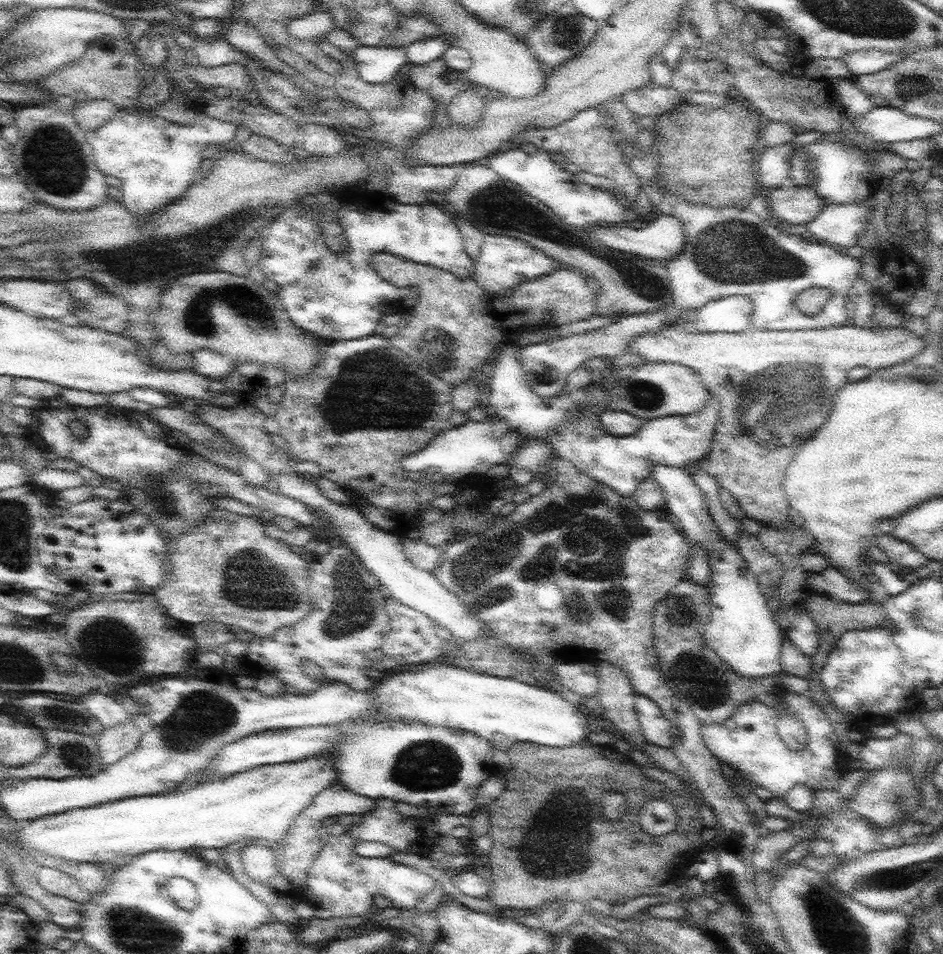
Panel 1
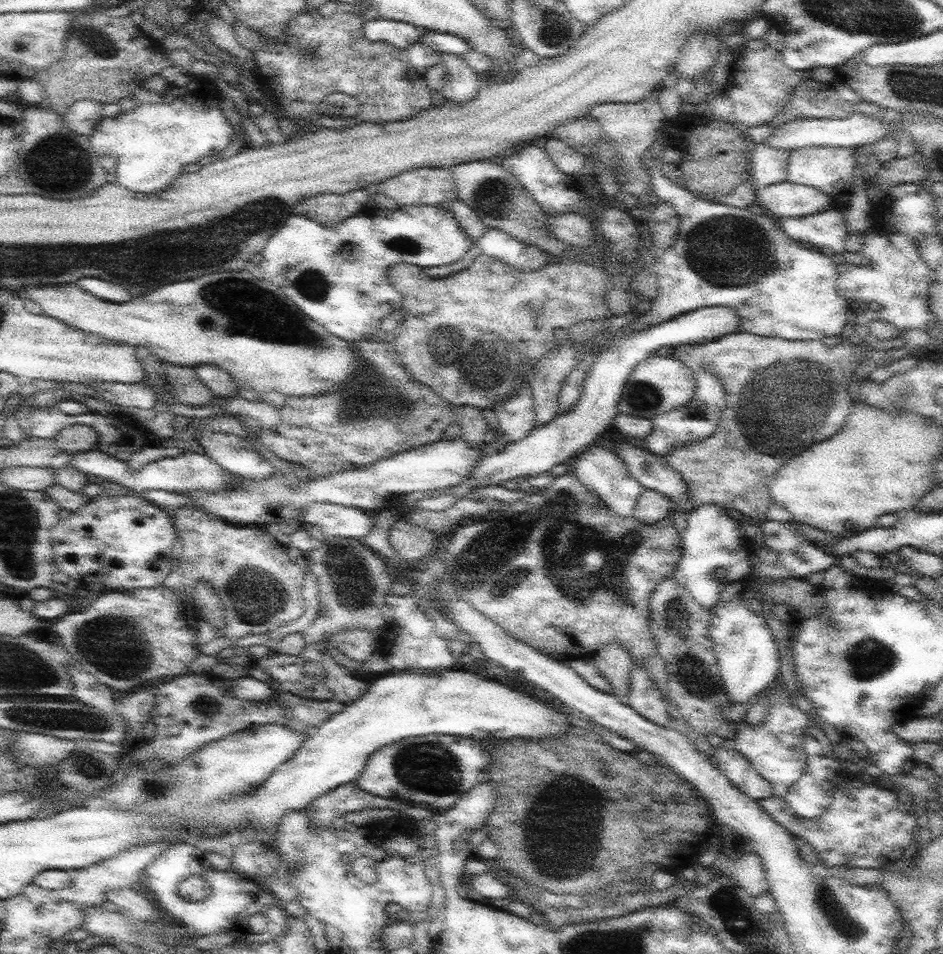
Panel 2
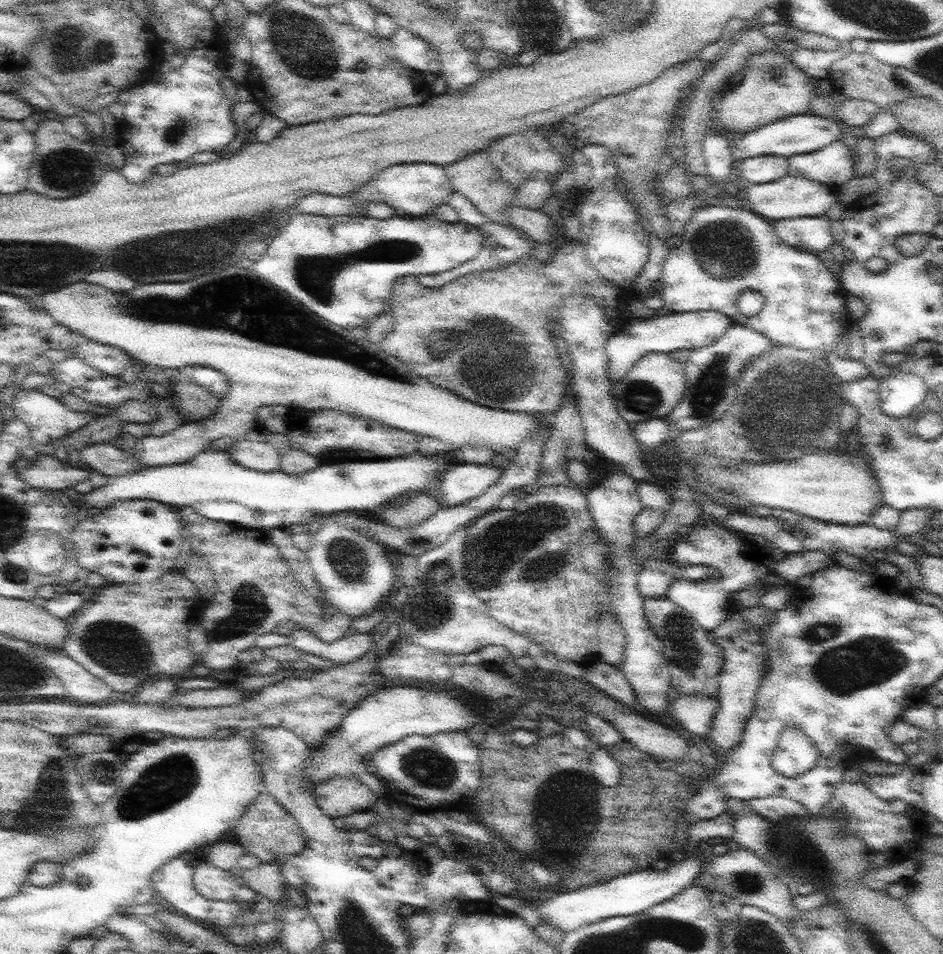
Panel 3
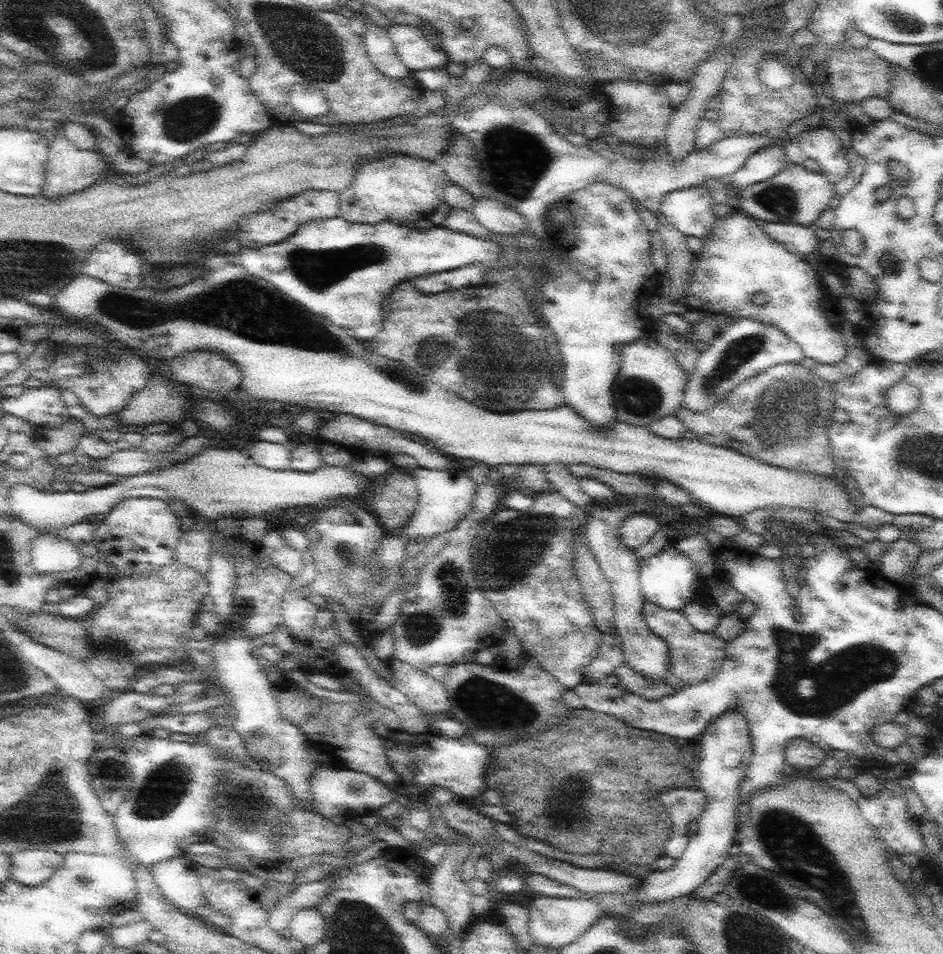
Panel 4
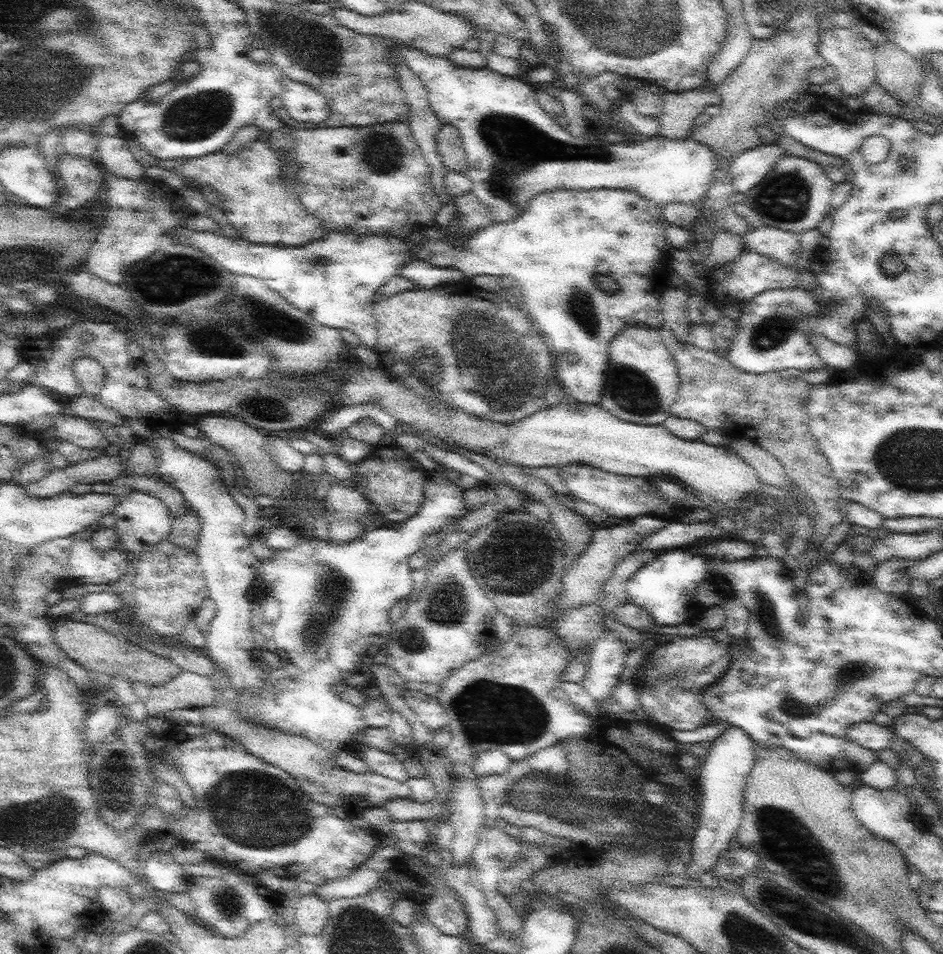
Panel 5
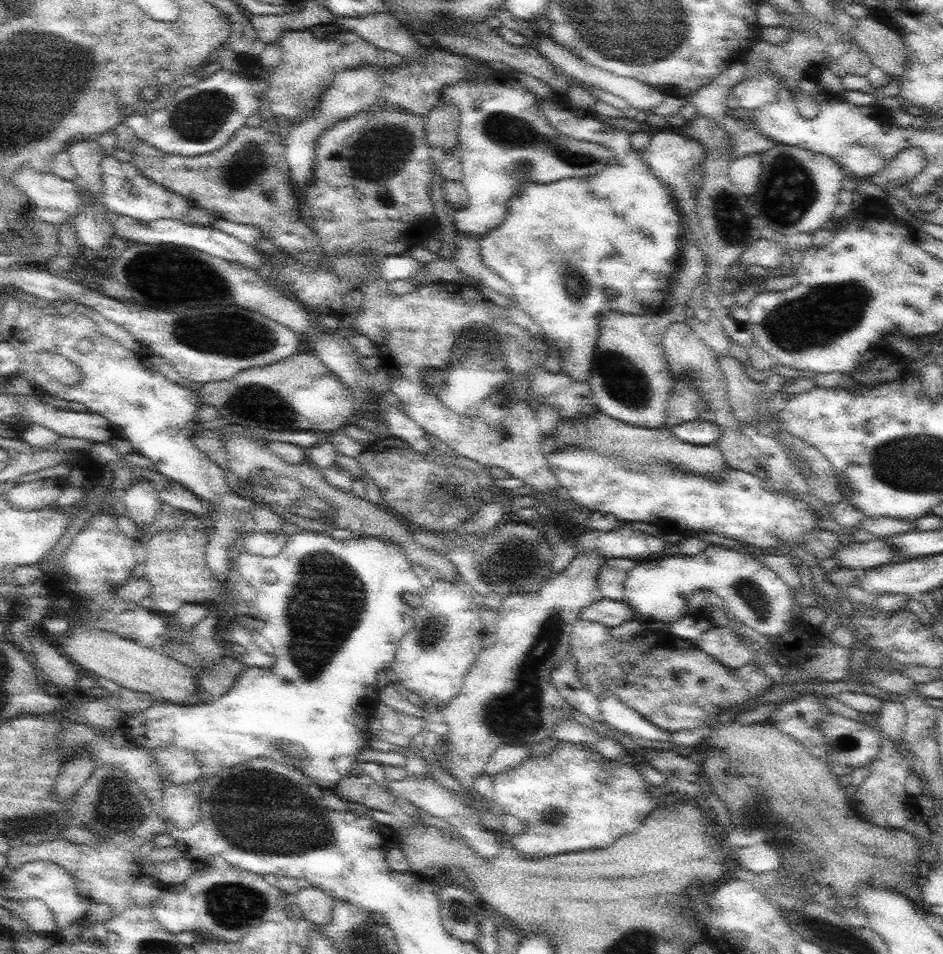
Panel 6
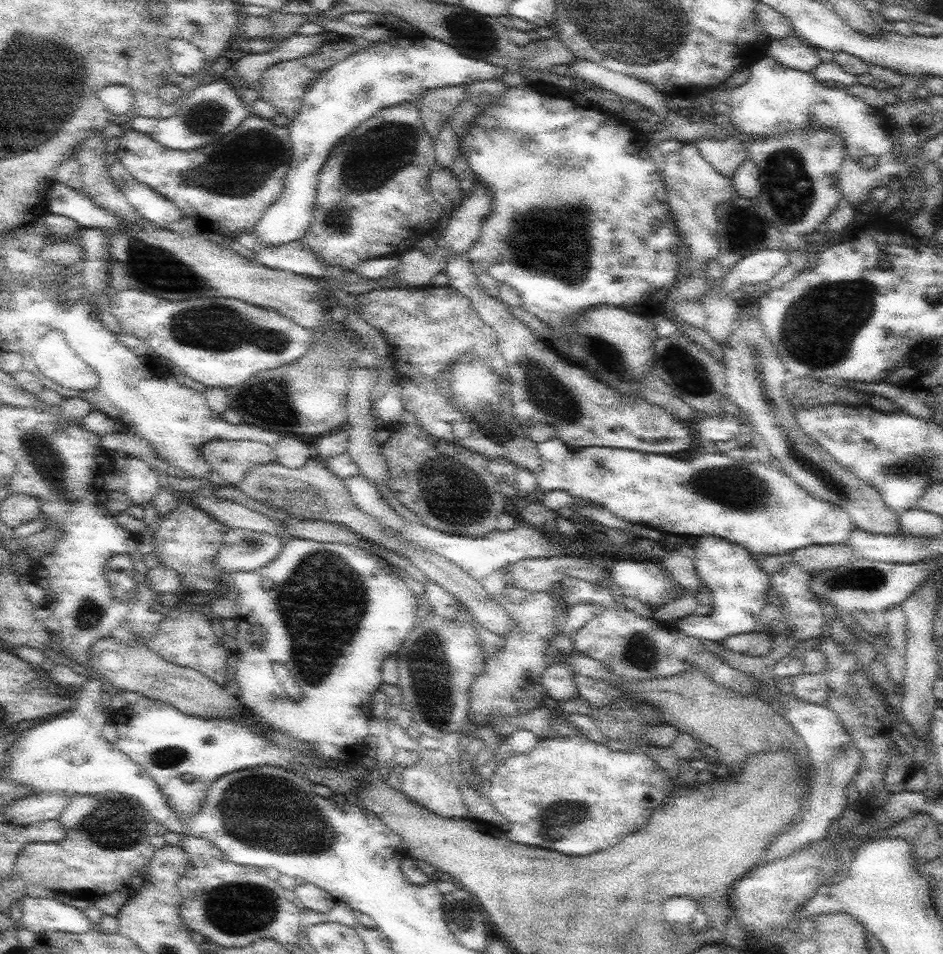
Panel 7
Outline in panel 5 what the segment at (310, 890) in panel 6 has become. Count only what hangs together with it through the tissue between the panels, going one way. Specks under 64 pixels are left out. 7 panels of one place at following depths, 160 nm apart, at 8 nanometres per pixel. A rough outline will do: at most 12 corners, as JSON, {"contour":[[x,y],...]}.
{"contour":[[314,893],[299,896],[291,917],[302,934],[320,934],[329,903]]}

